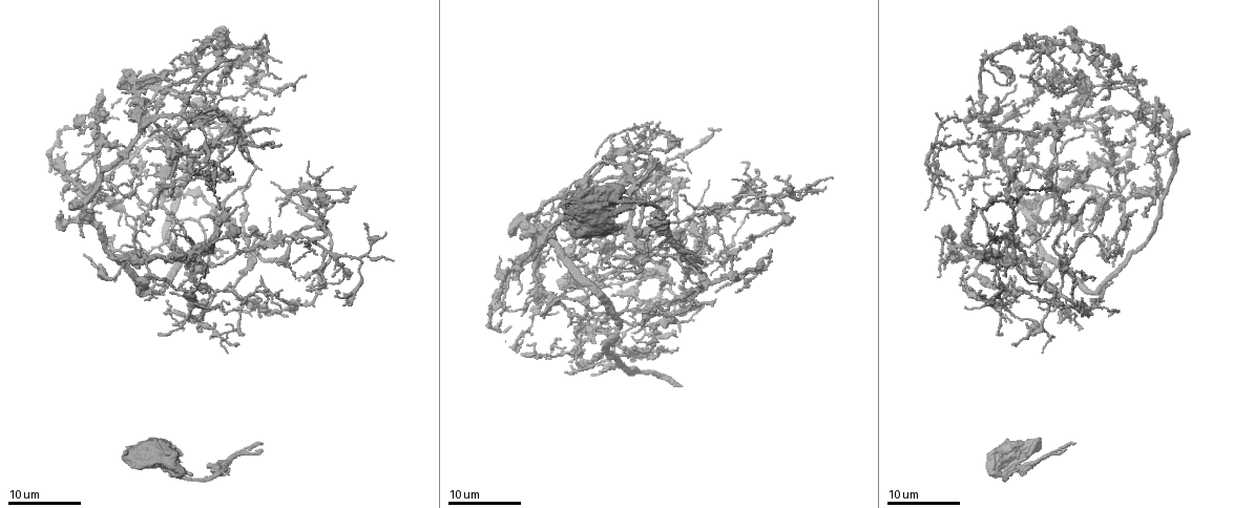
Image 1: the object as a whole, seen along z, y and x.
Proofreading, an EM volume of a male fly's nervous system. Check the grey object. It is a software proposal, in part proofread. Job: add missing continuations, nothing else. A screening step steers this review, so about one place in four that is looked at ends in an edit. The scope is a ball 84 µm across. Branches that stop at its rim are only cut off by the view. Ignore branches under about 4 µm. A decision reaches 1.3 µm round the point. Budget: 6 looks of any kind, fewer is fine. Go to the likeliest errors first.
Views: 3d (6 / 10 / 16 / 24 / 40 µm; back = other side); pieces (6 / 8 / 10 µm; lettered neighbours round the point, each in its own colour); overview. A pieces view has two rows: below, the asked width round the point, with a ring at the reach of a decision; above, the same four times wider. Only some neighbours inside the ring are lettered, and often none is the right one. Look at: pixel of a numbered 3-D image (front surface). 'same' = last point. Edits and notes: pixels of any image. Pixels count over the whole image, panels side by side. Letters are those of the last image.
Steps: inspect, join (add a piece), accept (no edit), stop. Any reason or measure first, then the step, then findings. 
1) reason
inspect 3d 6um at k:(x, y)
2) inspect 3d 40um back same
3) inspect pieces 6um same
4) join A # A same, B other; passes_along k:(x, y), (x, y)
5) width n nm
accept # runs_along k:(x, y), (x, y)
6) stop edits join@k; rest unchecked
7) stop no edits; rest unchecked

thin end
inspect pieces 10um at 1:(617, 166)

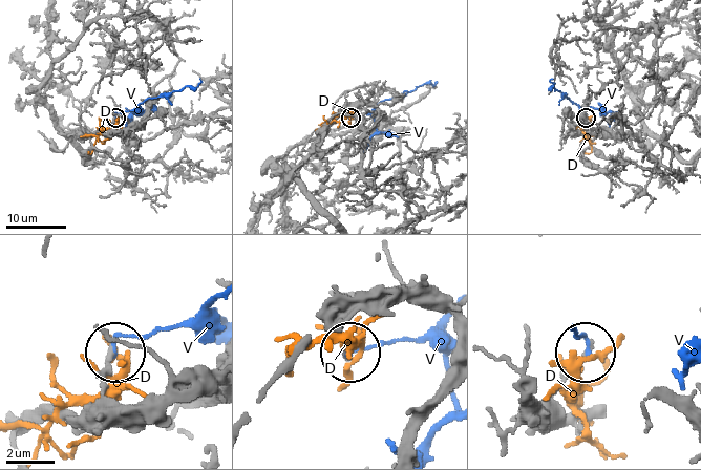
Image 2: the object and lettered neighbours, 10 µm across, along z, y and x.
accept # D other, V other; no lettered piece goes on from it

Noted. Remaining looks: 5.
tapers out
inspect 3d 6um at 1:(1113, 283)

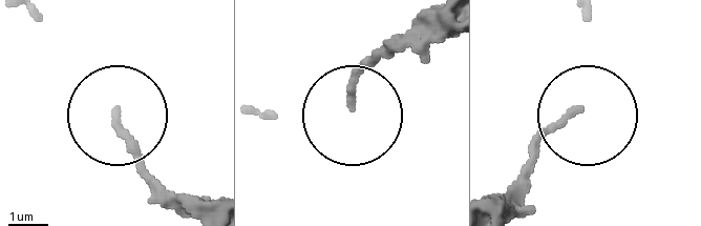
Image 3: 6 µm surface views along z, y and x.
see the neighbours
inspect pieces 10um at 3:(118, 113)

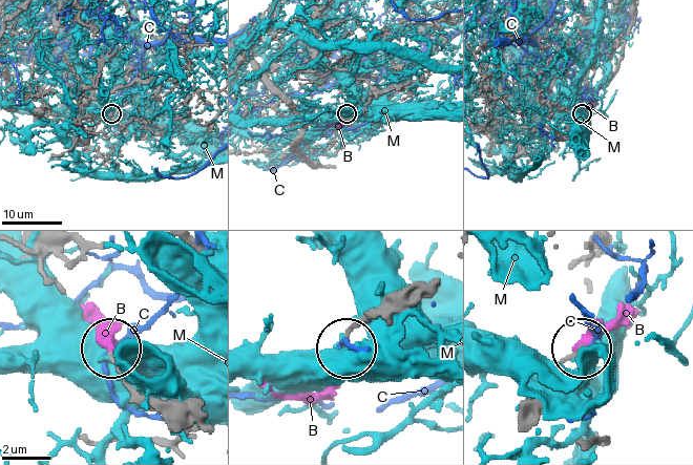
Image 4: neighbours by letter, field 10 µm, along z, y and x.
accept # B other, C other, M other; no lettered piece goes on from it

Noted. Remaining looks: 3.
branch stops here
inspect pieces 10um at 1:(682, 139)

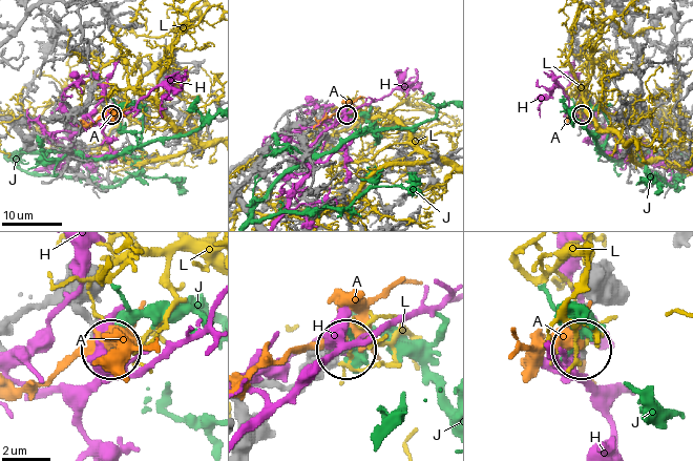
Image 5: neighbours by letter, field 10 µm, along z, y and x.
accept # A other, H other, J other, L other; none of them fits

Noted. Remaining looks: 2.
stop no edits; rest unchecked

